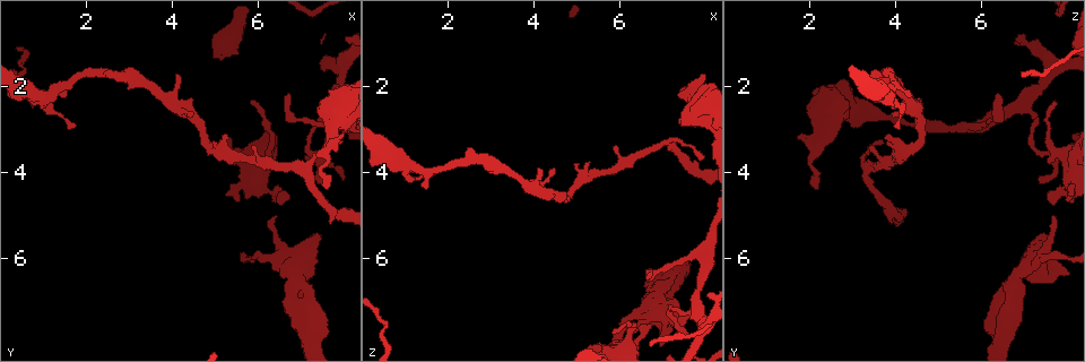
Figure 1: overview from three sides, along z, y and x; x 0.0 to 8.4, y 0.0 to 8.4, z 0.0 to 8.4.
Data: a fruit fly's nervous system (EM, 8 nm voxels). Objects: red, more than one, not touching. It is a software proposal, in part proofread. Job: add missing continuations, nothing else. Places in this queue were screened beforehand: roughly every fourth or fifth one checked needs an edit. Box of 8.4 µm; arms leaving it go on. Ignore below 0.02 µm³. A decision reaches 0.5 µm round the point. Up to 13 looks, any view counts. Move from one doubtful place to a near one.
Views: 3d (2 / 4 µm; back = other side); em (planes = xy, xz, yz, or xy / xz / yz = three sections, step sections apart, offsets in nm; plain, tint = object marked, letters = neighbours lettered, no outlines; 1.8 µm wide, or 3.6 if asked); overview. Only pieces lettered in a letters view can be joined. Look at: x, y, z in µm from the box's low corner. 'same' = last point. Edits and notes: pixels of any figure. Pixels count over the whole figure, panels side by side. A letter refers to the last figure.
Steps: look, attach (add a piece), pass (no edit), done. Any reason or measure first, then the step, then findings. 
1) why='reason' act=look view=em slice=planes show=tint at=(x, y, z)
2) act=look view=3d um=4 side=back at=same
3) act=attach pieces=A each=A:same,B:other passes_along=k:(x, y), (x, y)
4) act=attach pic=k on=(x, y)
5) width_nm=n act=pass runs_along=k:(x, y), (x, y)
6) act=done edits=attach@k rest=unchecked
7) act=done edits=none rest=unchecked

why='branch stops here' act=look view=3d um=2 at=(6.75, 4.60, 7.60)

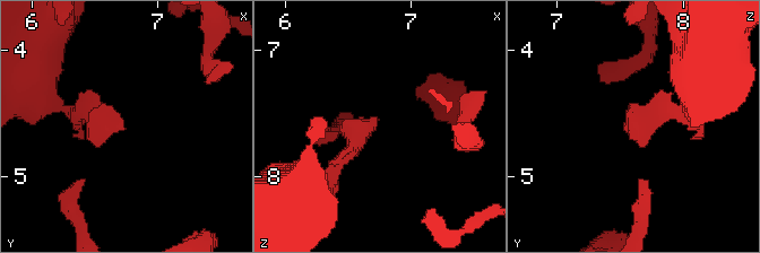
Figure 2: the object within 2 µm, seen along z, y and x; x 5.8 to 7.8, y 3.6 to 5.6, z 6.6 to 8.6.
act=look view=em slice=yz step=4 show=letters at=(6.74, 4.58, 7.56)

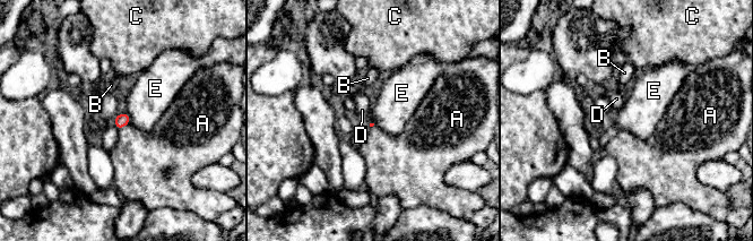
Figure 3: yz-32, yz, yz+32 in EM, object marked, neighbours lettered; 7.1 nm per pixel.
act=look view=em slice=planes show=letters at=same

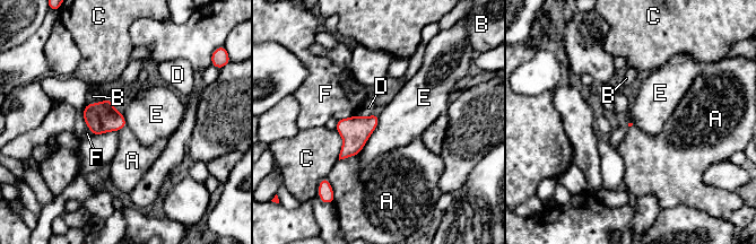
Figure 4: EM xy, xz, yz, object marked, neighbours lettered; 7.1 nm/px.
act=pass each=A:other,B:other,C:other,D:other,E:other,F:other found='none of them fits'

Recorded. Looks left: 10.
why='thin end' act=look view=em slice=xy step=8 show=tint at=(6.65, 2.20, 6.40)

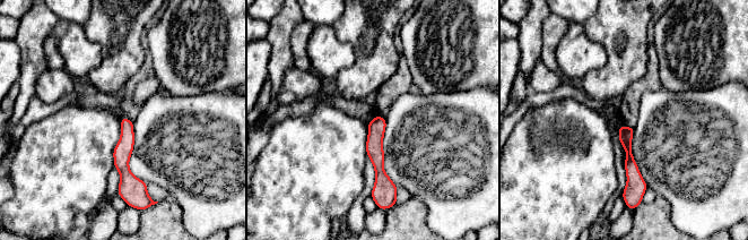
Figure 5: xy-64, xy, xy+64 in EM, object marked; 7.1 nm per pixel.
act=look view=em slice=yz step=4 show=tint at=same

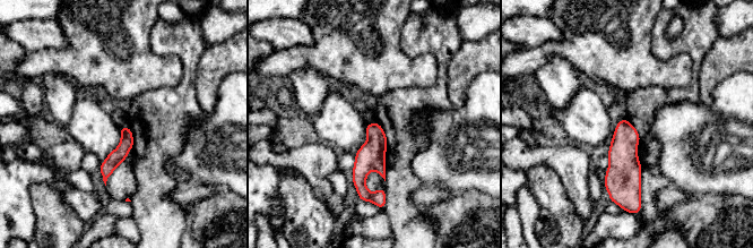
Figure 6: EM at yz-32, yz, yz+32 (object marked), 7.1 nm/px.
why='see the neighbours' act=look view=em slice=yz step=4 show=letters at=same

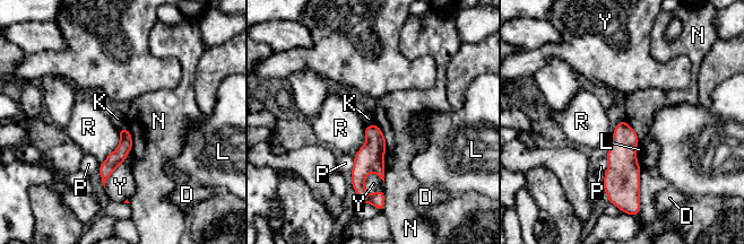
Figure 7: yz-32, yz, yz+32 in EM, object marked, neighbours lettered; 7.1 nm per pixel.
act=pass each=D:other,K:other,L:other,N:other,P:other,R:other,Y:other border=7:(375, 123), (365, 125) found='none of them fits'

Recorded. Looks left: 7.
why='an open end' act=look view=em um=3.6 slice=xz step=16 show=letters at=(5.85, 3.45, 3.35)

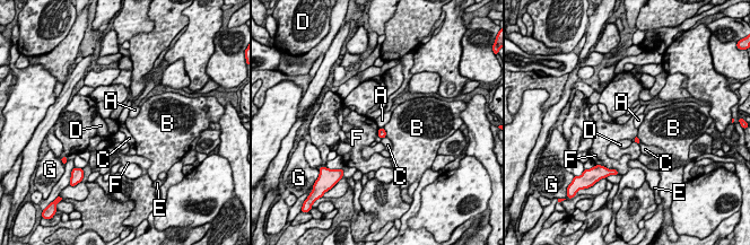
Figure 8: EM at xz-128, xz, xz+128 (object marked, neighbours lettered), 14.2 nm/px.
why='cut it another way' act=look view=em um=3.6 slice=planes show=letters at=same

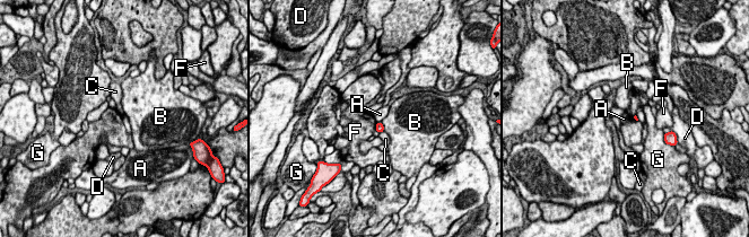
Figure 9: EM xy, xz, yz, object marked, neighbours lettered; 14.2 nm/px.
longest_contact=B:140nm act=pass each=A:other,B:other,C:other,D:other,F:other,G:other border=9:(381, 121), (377, 123) found='no lettered piece goes on from it'

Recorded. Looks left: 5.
why='an open end' act=look view=em slice=planes show=letters at=(4.05, 1.70, 3.85)

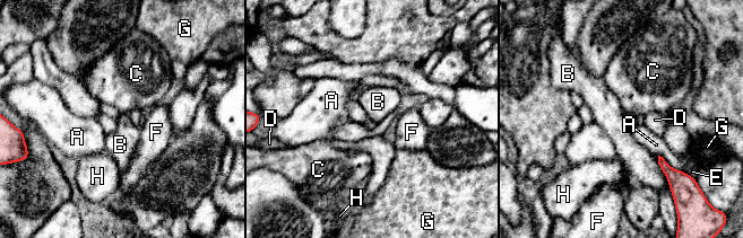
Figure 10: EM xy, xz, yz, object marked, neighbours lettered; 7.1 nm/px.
act=pass each=A:other,B:other,C:other,D:other,E:other,F:other,G:other,H:other border=10:(657, 164), (664, 173) found='no lettered piece goes on from it'

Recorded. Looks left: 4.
why='sudden change in width' act=look view=em slice=yz step=4 show=tint at=(1.10, 2.25, 3.85)

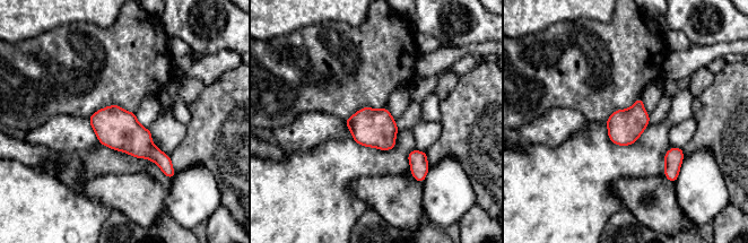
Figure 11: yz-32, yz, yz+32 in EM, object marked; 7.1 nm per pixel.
act=look view=em slice=planes show=letters at=same

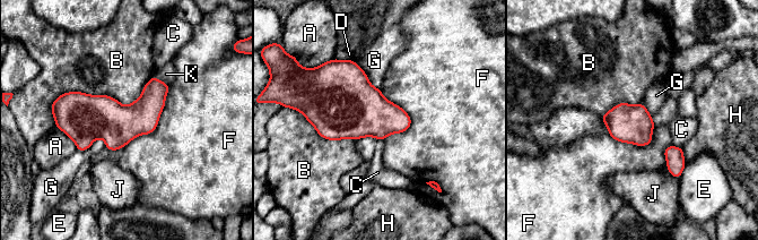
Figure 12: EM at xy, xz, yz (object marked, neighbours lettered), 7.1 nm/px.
width_nm=280 act=pass each=A:other,B:other,C:other,D:other,E:other,F:other,G:other,H:other,J:other,K:other found='no lettered piece goes on from it'

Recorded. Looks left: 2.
act=done edits=none rest=unchecked

